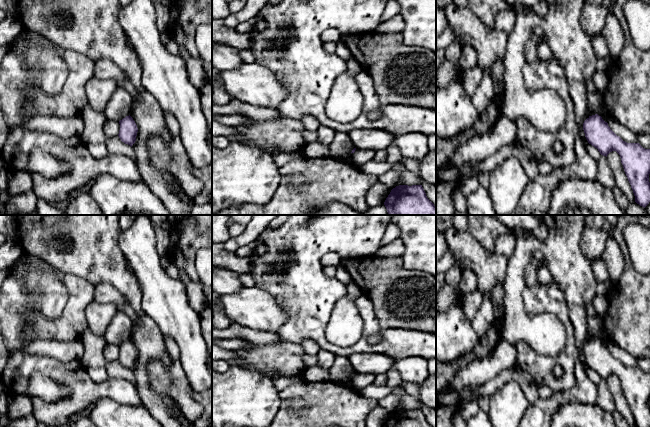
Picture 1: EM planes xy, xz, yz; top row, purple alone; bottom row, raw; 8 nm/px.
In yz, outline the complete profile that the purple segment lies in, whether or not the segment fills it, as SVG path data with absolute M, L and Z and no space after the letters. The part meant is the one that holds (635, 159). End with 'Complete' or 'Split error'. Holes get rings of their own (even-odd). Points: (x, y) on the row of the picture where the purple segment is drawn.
M598 114L584 121L583 130L588 143L601 155L607 157L612 151L620 155L635 202L645 208L650 202L650 149L643 148L639 143L623 141Z. Complete

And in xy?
M129 115L119 121L120 130L119 130L119 138L125 144L128 144L132 147L132 145L136 141L136 136L138 132L137 125L133 118Z. Complete

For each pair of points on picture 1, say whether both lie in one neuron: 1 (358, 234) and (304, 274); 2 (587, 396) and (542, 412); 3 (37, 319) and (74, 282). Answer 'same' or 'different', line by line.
1: same
2: same
3: same

